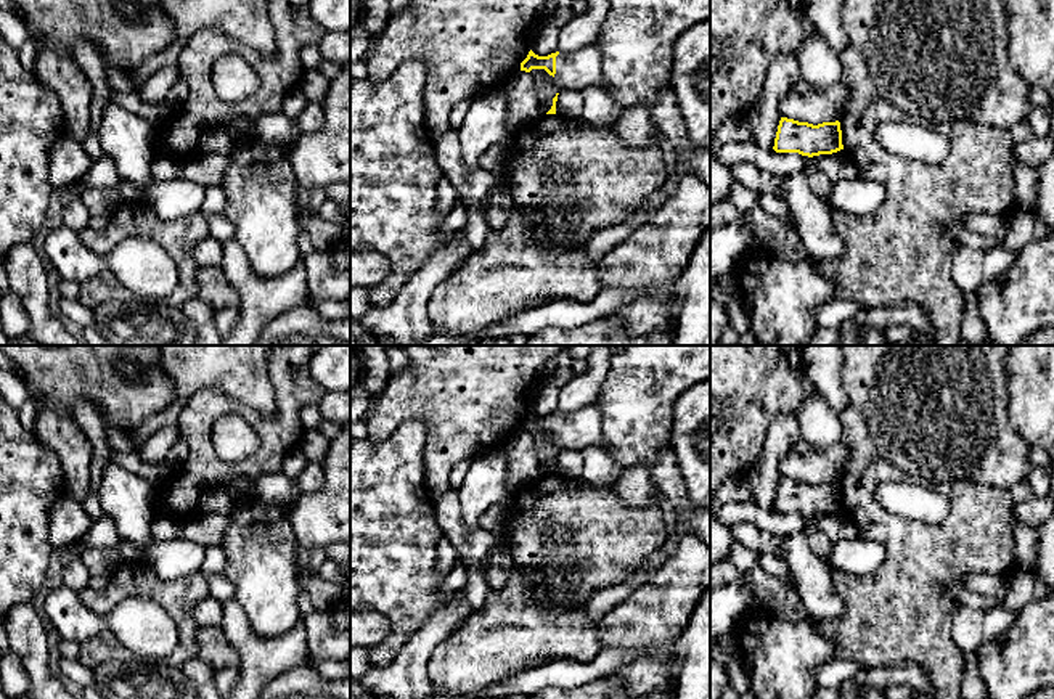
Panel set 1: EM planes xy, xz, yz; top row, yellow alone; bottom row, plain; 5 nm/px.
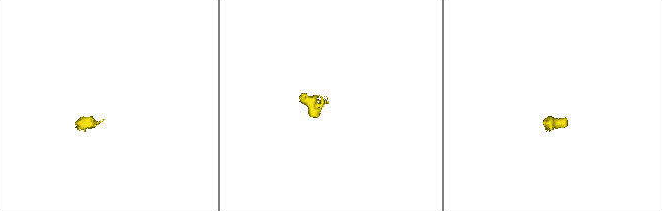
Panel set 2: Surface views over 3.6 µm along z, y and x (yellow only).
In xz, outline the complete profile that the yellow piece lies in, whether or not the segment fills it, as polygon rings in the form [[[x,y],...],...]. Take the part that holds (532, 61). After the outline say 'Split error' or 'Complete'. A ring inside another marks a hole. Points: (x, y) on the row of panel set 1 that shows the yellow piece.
[[[596,42],[575,51],[556,51],[548,56],[538,56],[530,50],[521,63],[521,71],[530,72],[532,69],[545,69],[553,76],[559,92],[580,92],[588,85],[598,85],[601,82],[603,56]]]. Split error

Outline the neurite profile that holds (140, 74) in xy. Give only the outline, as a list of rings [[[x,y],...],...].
[[[188,40],[177,42],[165,51],[148,56],[141,64],[132,69],[135,90],[140,90],[141,85],[148,80],[148,77],[153,76],[161,67],[177,64],[178,53],[183,51],[186,43]]]

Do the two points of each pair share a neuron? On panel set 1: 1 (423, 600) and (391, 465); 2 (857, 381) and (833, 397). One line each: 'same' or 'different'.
1: same
2: different

